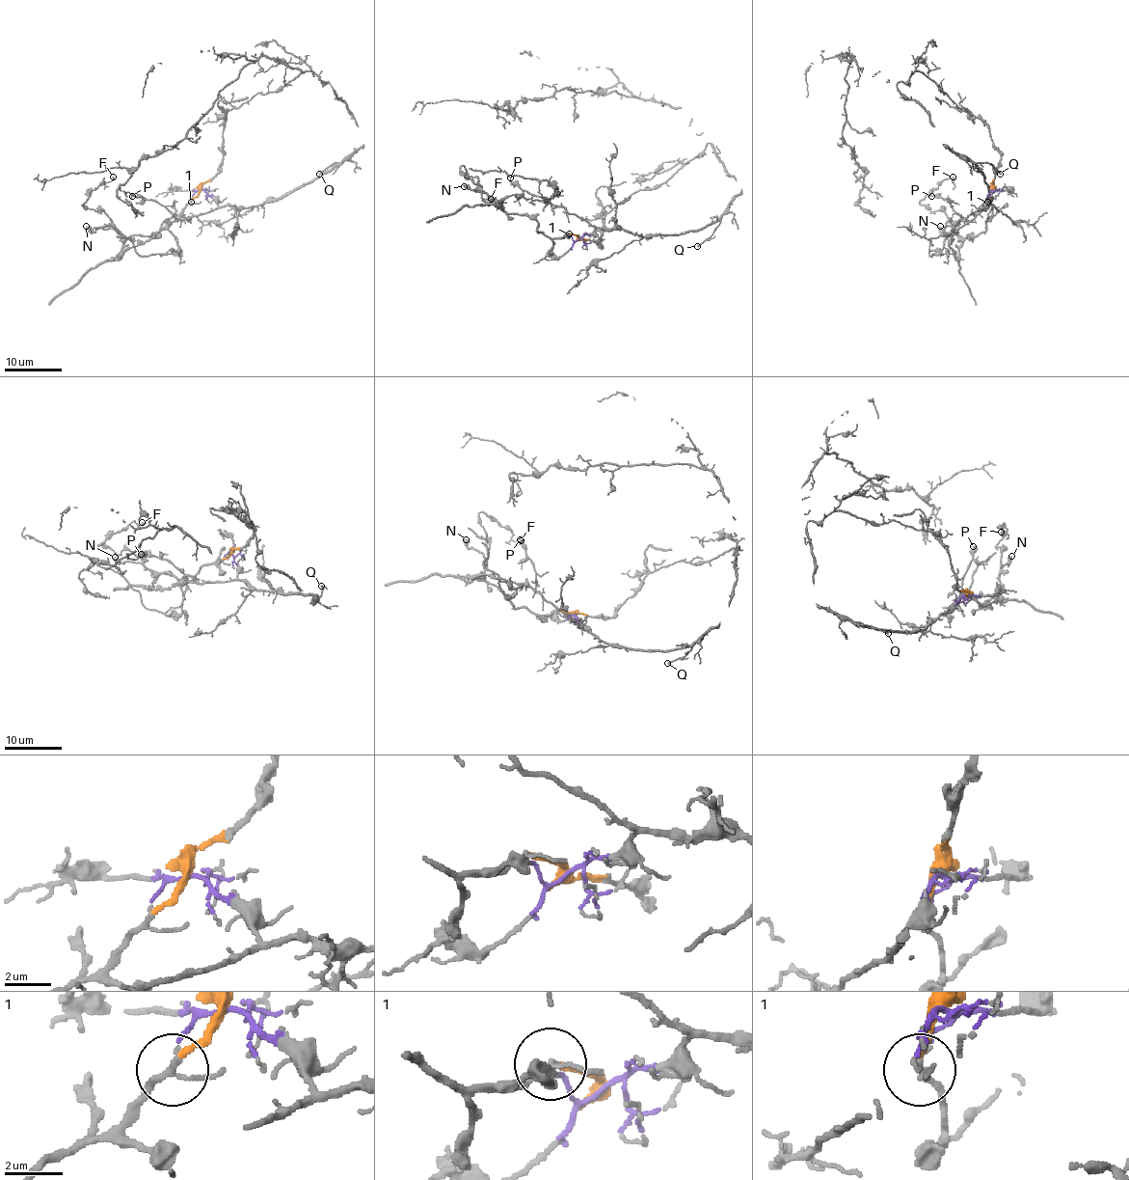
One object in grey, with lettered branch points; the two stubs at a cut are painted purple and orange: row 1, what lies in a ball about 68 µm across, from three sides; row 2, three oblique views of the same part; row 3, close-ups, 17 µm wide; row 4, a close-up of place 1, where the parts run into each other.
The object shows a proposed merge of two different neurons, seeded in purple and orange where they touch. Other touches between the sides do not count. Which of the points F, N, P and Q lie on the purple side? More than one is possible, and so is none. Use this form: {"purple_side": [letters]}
{"purple_side": ["P", "Q"]}

